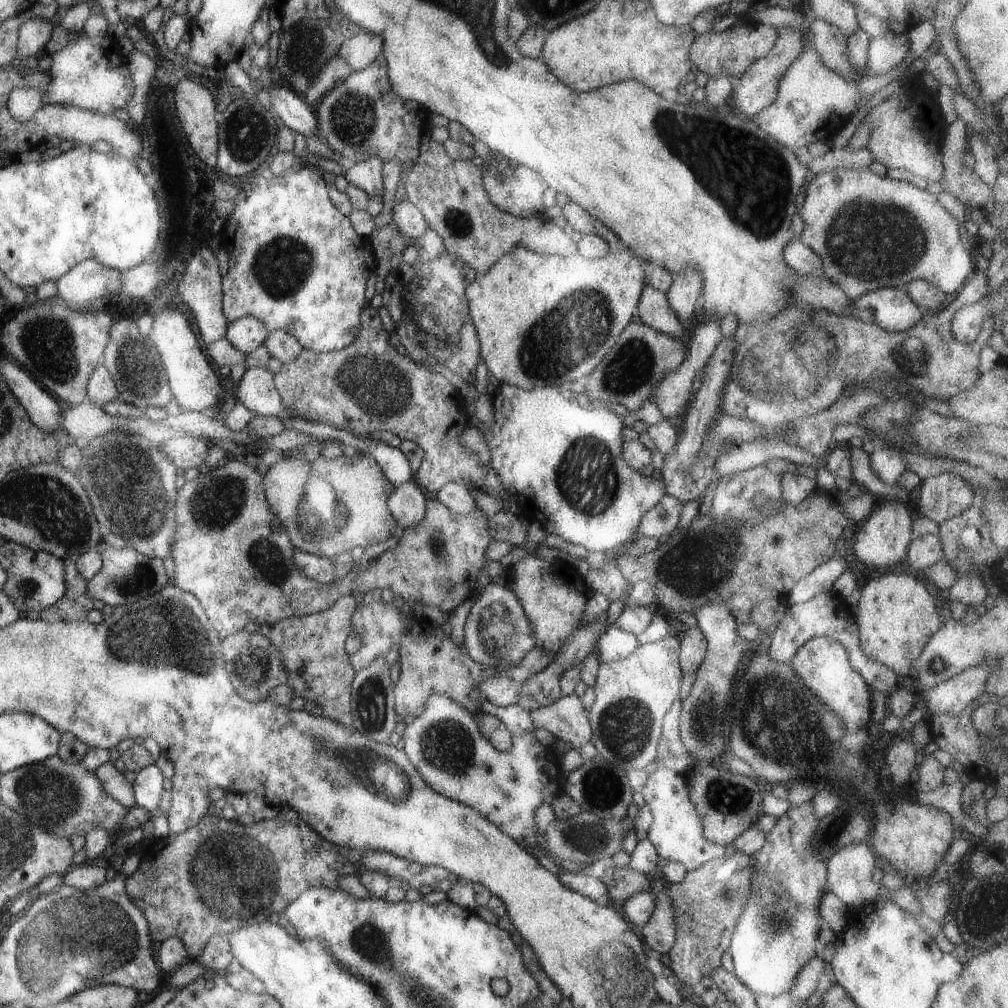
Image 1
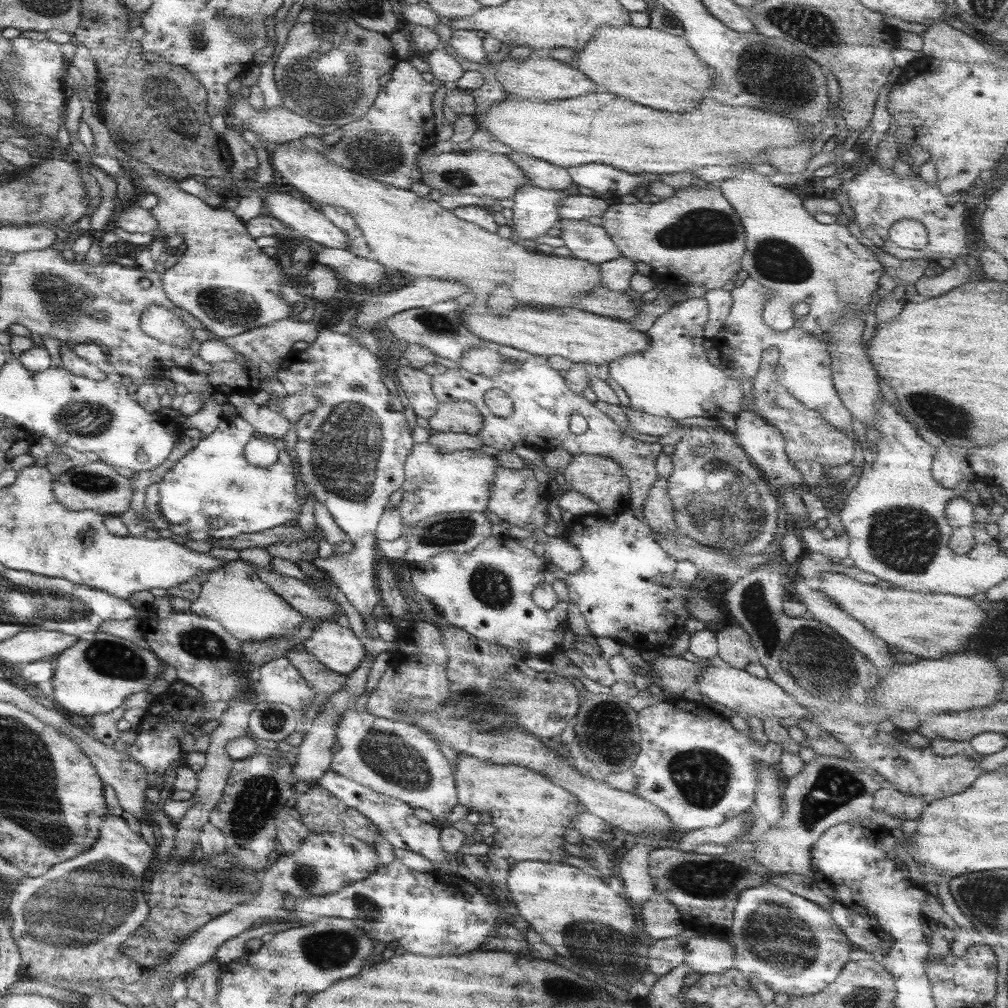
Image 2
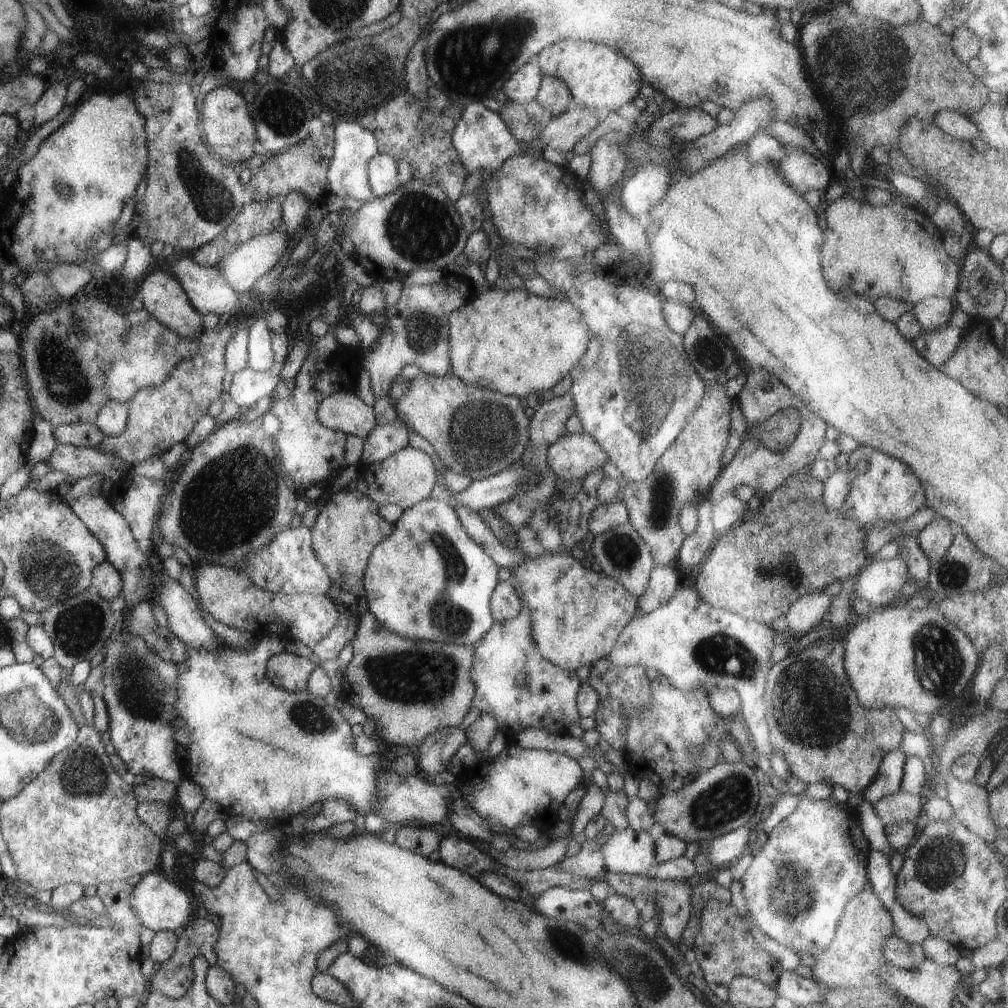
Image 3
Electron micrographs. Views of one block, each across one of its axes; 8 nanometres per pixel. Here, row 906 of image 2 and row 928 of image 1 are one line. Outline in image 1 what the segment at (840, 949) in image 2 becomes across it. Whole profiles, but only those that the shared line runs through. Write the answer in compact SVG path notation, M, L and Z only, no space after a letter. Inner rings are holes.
M812 799L795 806L777 818L777 823L767 834L767 842L751 857L753 858L753 875L751 876L751 893L744 903L742 912L736 921L727 952L732 955L734 976L743 982L746 988L758 998L762 995L779 995L789 993L804 965L815 956L815 944L824 924L819 911L819 904L827 890L827 862L822 860L815 845L815 834L822 817L814 817Z

